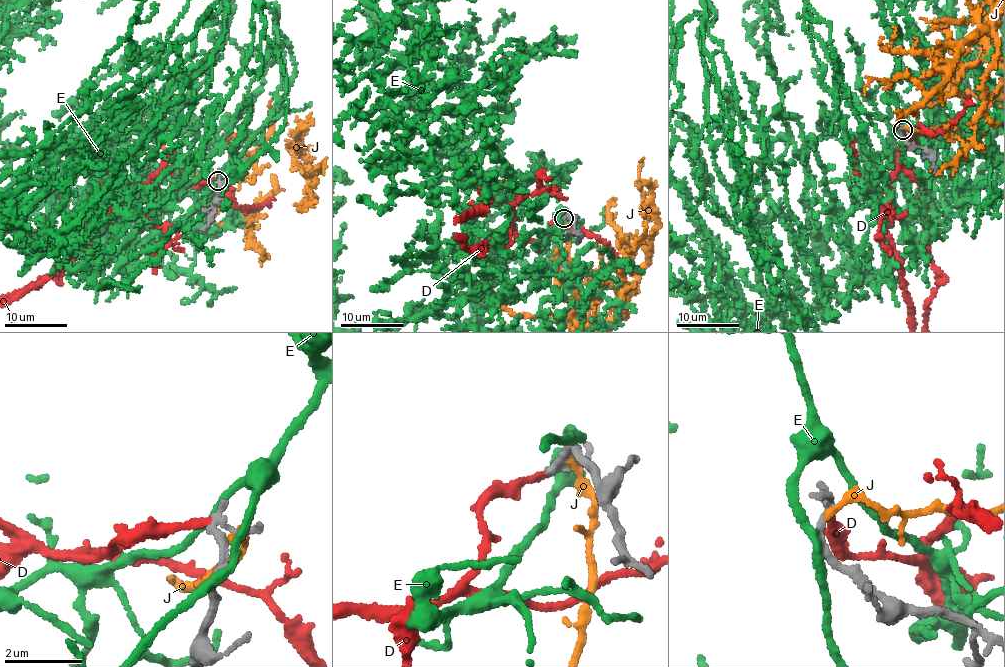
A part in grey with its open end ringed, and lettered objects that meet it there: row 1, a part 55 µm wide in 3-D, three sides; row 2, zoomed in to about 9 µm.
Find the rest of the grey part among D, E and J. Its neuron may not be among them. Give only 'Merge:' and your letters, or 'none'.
Merge: D

